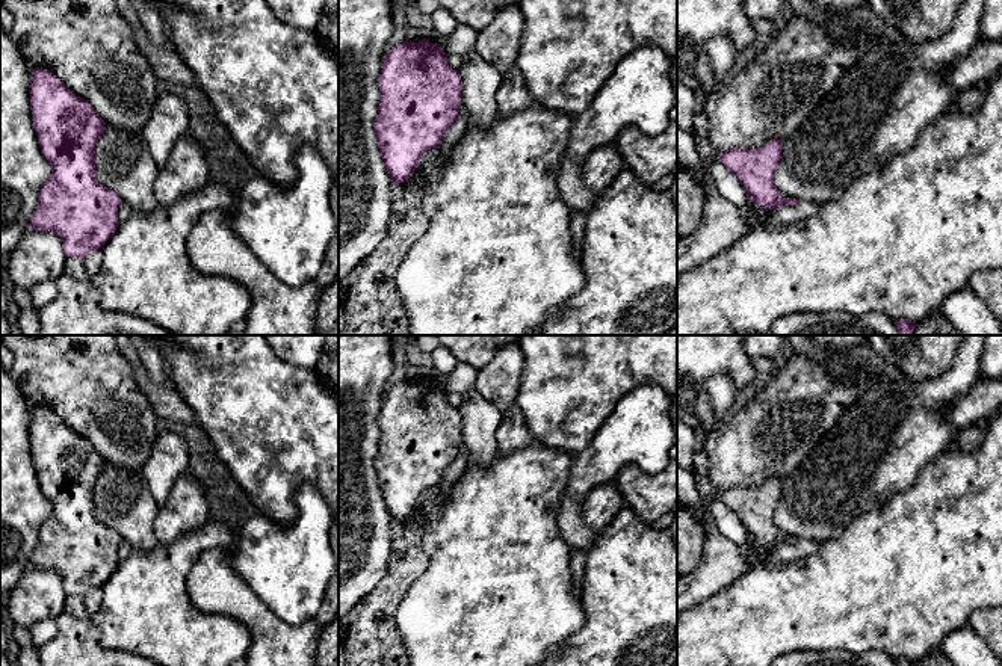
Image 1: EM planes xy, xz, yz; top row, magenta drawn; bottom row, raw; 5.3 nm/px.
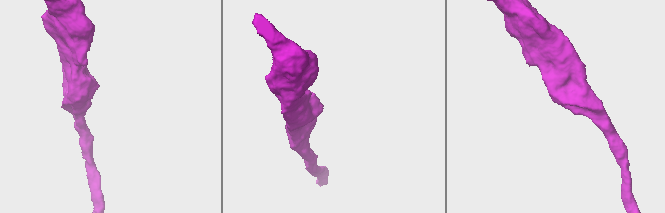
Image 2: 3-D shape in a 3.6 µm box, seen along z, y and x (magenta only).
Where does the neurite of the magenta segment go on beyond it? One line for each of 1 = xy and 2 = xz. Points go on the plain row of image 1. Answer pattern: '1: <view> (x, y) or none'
1: none
2: none

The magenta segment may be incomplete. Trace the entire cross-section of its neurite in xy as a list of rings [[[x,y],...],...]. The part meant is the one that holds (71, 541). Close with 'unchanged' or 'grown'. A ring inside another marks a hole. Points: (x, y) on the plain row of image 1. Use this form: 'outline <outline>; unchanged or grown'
outline [[[32,406],[30,420],[32,459],[38,482],[51,504],[51,513],[38,532],[38,545],[30,556],[30,568],[56,571],[62,577],[66,595],[85,597],[115,572],[119,533],[95,515],[95,483],[106,461],[92,444],[73,432],[51,409]]]; unchanged

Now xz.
outline [[[426,376],[405,379],[385,390],[378,417],[379,441],[373,468],[387,510],[393,521],[407,520],[419,506],[425,489],[437,486],[446,468],[456,459],[462,418],[447,400],[443,385]]]; unchanged

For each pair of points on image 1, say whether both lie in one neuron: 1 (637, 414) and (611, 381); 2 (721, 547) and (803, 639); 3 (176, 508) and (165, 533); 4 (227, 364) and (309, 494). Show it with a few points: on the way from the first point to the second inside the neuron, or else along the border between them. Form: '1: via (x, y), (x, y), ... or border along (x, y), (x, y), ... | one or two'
1: border along (656, 384), (647, 384), (627, 391), (602, 425) | two
2: border along (751, 565), (736, 580), (715, 594) | two
3: via (176, 514), (168, 527) | one
4: border along (310, 482), (306, 482), (295, 493), (293, 520) | two

